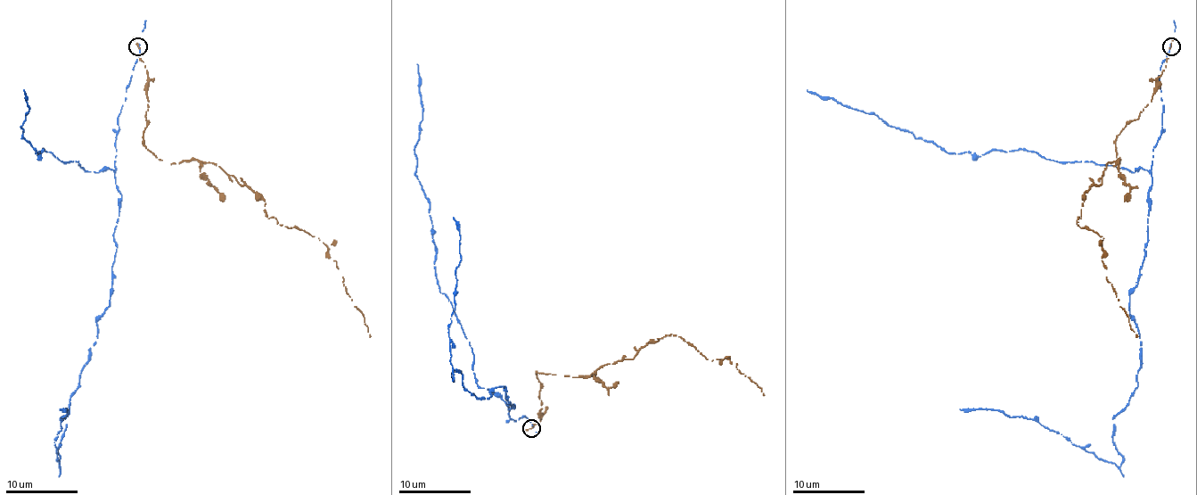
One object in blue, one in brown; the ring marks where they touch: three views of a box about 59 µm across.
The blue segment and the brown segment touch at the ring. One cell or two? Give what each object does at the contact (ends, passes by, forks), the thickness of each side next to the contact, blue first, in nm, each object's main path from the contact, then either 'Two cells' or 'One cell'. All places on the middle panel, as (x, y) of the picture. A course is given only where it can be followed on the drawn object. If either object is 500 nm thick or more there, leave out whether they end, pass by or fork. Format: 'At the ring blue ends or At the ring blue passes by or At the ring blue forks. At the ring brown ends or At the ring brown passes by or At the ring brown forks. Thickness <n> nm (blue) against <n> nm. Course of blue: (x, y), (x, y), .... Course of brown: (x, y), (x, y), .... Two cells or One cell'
At the ring blue ends. At the ring brown ends. Thickness 180 nm (blue) against 180 nm. Course of blue: (531, 428), (508, 416), (503, 386), (476, 397), (460, 370), (451, 377), (453, 218). Course of brown: (531, 428), (543, 408), (537, 372), (591, 375), (663, 336), (681, 336), (711, 361), (736, 363), (764, 393). Two cells

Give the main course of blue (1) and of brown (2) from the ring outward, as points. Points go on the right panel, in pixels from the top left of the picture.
1: (1170, 46), (1145, 257), (1129, 296), (1140, 368), (1113, 418), (1122, 464), (1036, 420), (960, 409)
2: (1170, 46), (1151, 102), (1117, 136), (1120, 163), (1108, 163), (1078, 217), (1104, 238), (1106, 278), (1136, 337)

